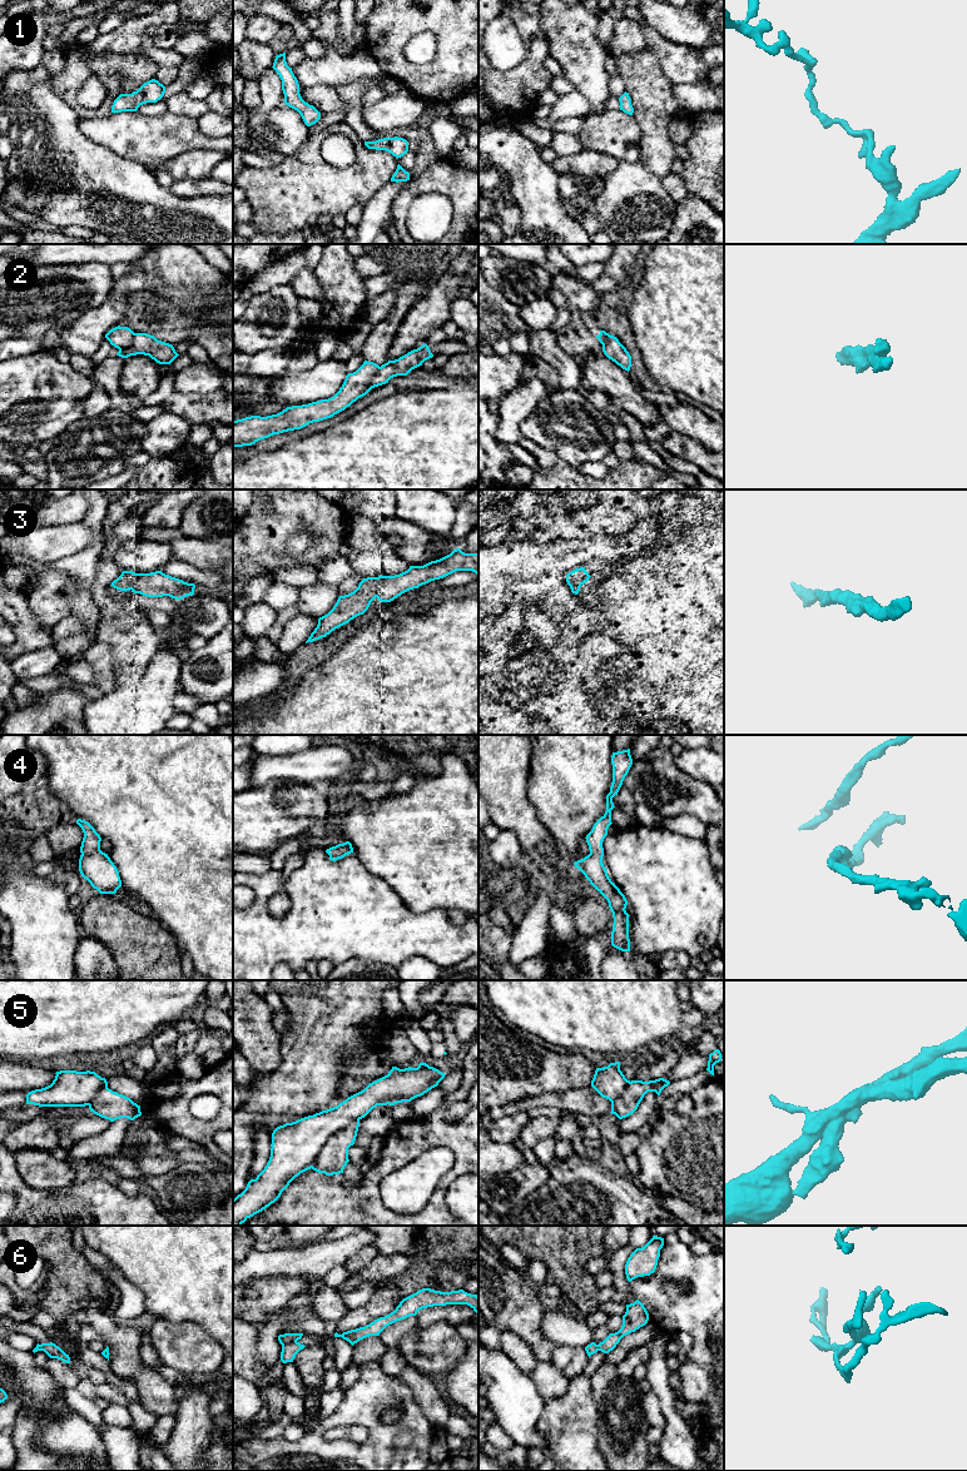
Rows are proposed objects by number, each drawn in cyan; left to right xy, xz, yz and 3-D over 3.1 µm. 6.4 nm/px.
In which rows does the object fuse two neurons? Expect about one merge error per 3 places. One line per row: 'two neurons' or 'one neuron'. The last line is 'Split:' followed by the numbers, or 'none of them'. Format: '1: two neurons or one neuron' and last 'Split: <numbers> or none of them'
1: one neuron
2: two neurons
3: one neuron
4: one neuron
5: two neurons
6: two neurons
Split: 2, 5, 6

